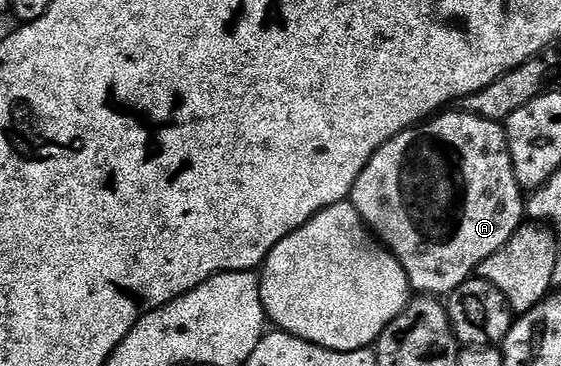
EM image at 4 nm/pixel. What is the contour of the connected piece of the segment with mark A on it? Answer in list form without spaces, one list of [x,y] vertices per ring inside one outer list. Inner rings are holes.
[[[449,112],[438,113],[436,116],[430,117],[424,124],[418,124],[412,130],[405,130],[387,144],[383,144],[383,148],[379,148],[379,152],[375,152],[375,156],[371,156],[367,168],[363,168],[359,180],[355,180],[351,195],[352,204],[359,212],[361,219],[365,221],[365,225],[373,231],[381,245],[396,256],[403,272],[407,272],[410,287],[421,296],[448,296],[452,294],[455,288],[459,288],[459,284],[463,284],[480,271],[483,260],[487,260],[487,256],[499,252],[499,248],[503,248],[503,244],[507,244],[507,240],[511,240],[511,236],[527,218],[527,198],[521,185],[515,180],[515,168],[511,160],[504,125],[491,120],[483,120],[474,114],[445,113]]]

